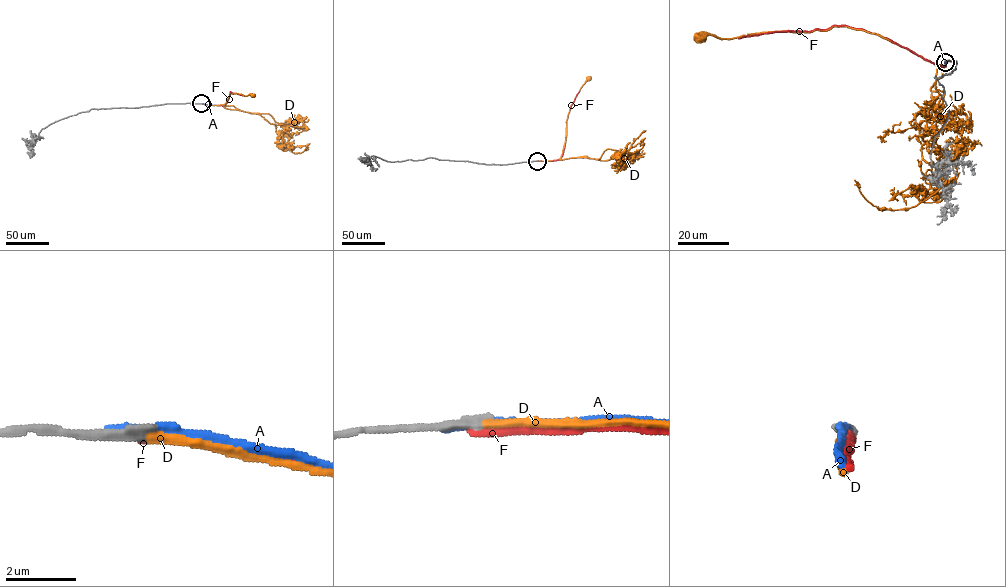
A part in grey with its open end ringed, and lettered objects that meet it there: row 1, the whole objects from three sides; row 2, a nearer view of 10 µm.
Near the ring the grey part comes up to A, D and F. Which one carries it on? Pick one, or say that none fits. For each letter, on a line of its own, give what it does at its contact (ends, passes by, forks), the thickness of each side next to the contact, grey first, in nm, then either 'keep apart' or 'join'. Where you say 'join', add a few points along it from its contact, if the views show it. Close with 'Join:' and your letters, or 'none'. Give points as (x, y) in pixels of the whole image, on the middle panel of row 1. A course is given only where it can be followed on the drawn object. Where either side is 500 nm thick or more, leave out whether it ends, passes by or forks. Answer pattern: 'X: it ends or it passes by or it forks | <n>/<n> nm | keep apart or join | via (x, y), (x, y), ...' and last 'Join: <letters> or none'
A: it ends | 340/280 nm | keep apart
D: it ends | 280/240 nm | join | via (537, 161), (560, 158), (571, 105), (588, 78)
F: it ends | 320/240 nm | keep apart
Join: D

